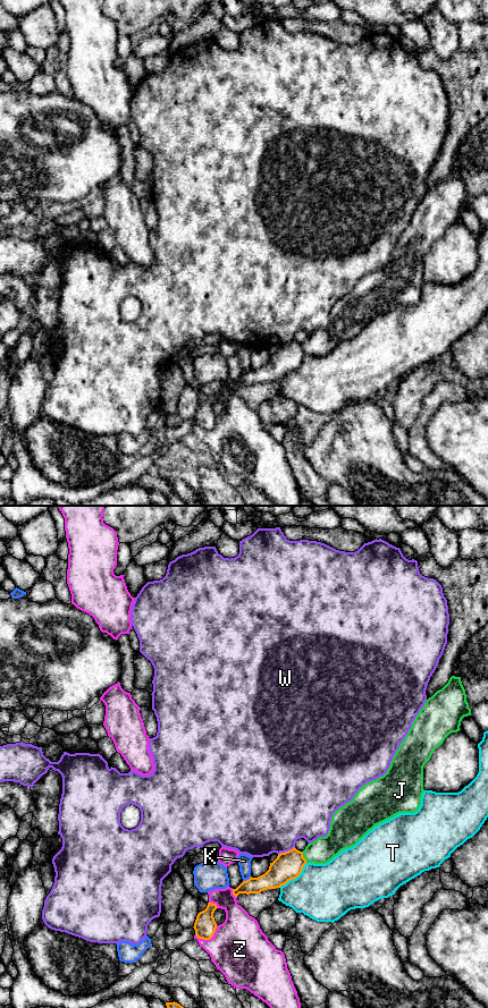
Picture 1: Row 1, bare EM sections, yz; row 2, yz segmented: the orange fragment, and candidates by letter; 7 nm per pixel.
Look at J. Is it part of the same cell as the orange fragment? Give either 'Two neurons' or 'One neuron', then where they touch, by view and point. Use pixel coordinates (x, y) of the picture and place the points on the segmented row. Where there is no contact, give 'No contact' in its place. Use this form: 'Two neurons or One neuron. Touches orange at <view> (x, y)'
One neuron. Touches orange at yz (303, 857)

